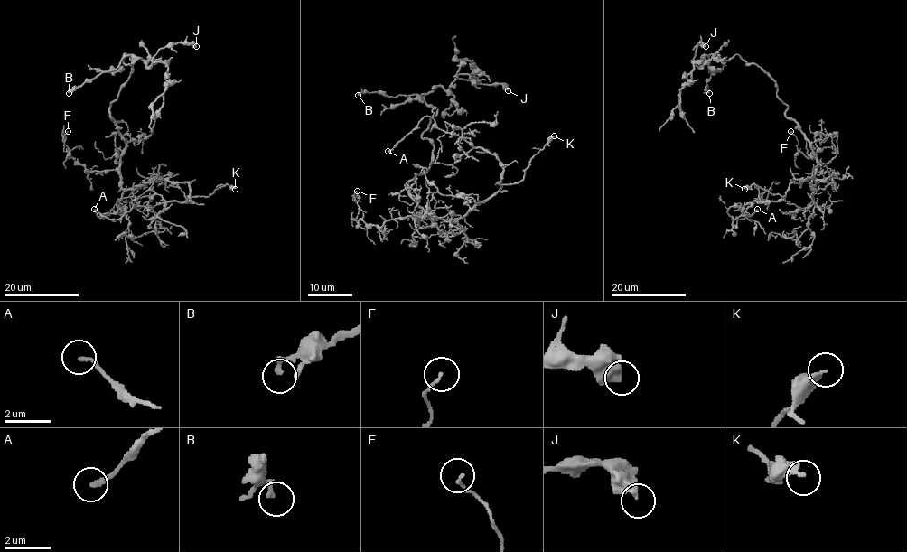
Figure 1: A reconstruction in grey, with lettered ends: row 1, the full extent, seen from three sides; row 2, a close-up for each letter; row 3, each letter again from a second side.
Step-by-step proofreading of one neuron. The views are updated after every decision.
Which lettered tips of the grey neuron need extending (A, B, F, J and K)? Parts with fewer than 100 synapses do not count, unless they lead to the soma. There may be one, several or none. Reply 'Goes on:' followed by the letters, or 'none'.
Goes on: none

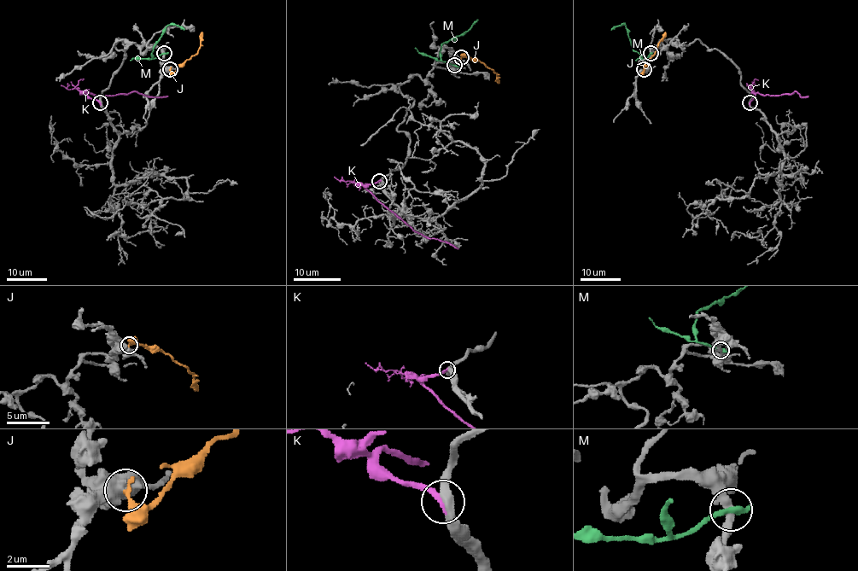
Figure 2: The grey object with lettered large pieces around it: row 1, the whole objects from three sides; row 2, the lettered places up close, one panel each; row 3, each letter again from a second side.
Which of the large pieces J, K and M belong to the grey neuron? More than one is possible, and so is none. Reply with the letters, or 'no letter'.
K

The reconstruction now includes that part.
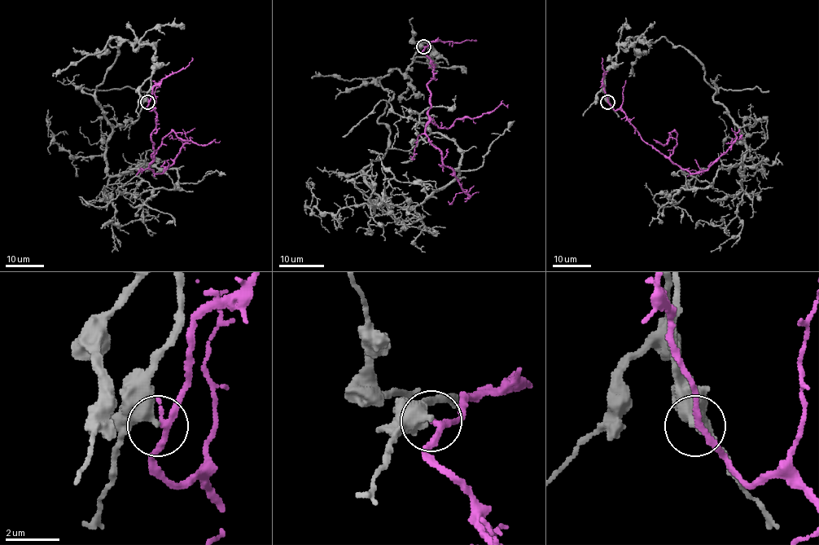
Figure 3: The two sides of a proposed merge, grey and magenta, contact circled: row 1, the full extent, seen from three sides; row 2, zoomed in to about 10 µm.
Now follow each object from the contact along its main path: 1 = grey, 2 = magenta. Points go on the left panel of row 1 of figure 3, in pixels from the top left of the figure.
1: (147, 103), (155, 49), (111, 36), (95, 90), (106, 172), (175, 168), (180, 188), (79, 196)
2: (147, 103), (147, 108), (156, 114), (149, 167), (155, 173), (172, 164), (187, 139), (186, 134), (195, 129)

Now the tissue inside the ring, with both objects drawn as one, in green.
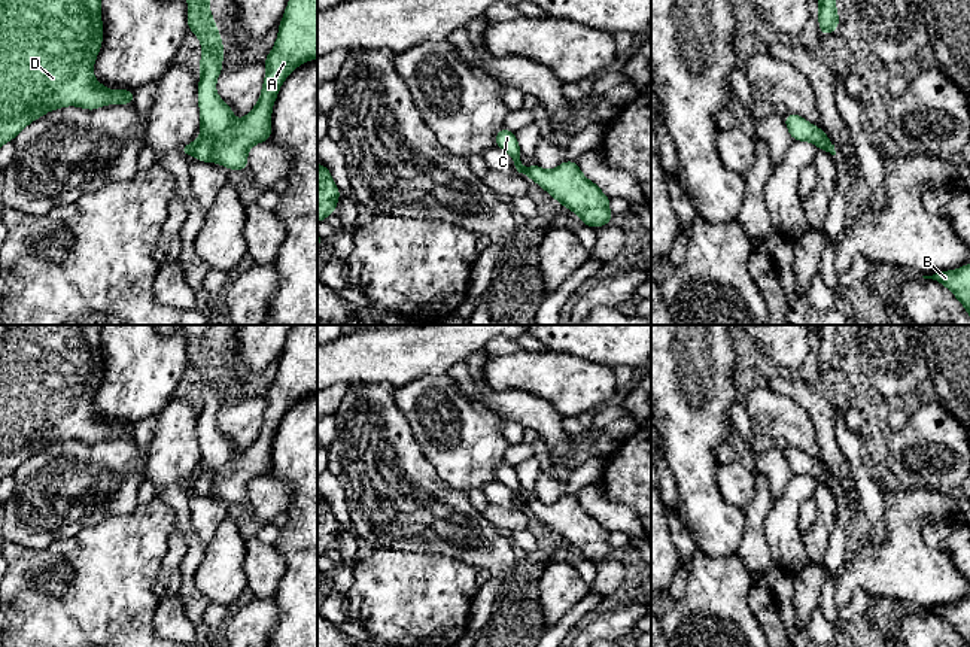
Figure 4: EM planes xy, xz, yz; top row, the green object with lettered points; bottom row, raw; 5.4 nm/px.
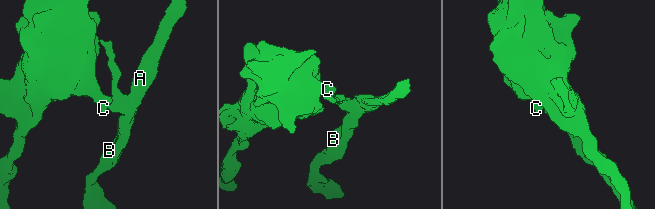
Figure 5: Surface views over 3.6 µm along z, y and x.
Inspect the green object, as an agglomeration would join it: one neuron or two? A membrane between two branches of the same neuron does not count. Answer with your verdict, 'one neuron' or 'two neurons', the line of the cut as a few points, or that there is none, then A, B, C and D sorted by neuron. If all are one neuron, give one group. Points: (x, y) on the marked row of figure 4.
two neurons | xy (197, 142), (191, 152) | A B / C D

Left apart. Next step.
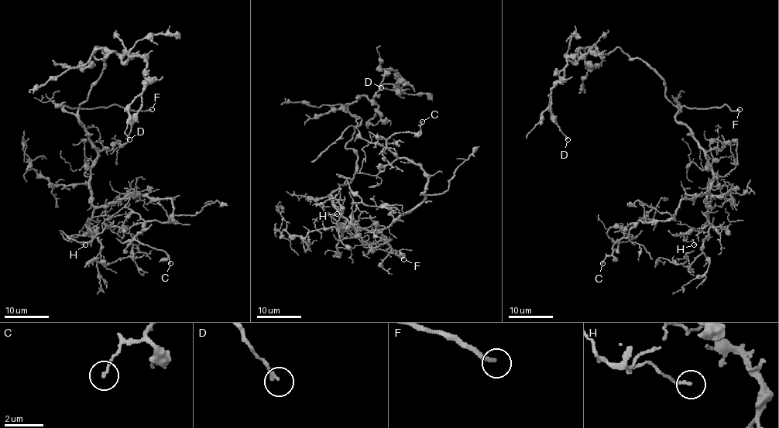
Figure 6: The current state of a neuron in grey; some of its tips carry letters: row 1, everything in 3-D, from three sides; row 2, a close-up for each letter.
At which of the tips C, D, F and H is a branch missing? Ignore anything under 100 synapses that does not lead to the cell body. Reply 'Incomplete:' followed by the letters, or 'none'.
Incomplete: F

